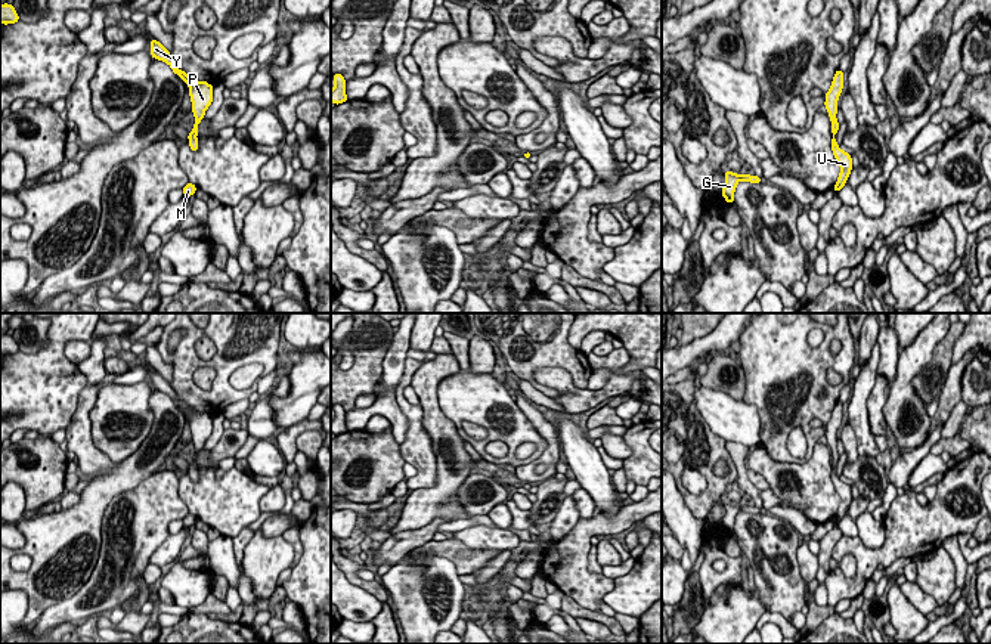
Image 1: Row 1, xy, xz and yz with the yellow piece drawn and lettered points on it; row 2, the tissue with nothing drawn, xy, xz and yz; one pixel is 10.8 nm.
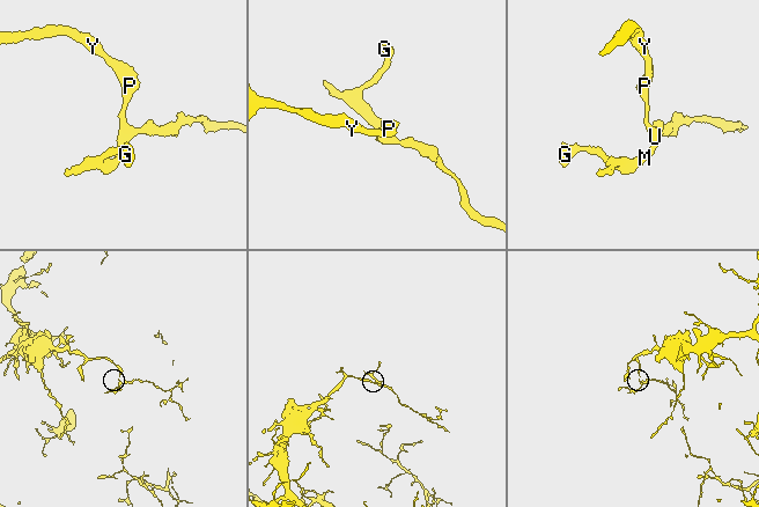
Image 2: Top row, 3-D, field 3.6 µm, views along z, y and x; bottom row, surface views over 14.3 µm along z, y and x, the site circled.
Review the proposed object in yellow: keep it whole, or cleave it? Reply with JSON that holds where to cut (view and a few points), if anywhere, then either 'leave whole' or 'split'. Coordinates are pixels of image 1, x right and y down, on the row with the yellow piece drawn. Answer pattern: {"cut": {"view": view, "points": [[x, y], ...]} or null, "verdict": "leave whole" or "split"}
{"cut": null, "verdict": "leave whole"}

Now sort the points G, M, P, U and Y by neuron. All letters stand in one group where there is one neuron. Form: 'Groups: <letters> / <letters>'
Groups: G M P U Y

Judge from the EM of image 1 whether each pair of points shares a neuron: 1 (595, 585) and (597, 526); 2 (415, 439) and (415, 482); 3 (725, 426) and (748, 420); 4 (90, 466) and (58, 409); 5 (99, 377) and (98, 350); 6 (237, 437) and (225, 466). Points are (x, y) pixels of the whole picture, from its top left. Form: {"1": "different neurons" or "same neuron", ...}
{"1": "same neuron", "2": "same neuron", "3": "same neuron", "4": "different neurons", "5": "same neuron", "6": "different neurons"}

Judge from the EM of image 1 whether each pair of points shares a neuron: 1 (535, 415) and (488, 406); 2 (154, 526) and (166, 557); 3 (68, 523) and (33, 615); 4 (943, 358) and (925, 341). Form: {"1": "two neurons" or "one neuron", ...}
{"1": "two neurons", "2": "two neurons", "3": "one neuron", "4": "two neurons"}

